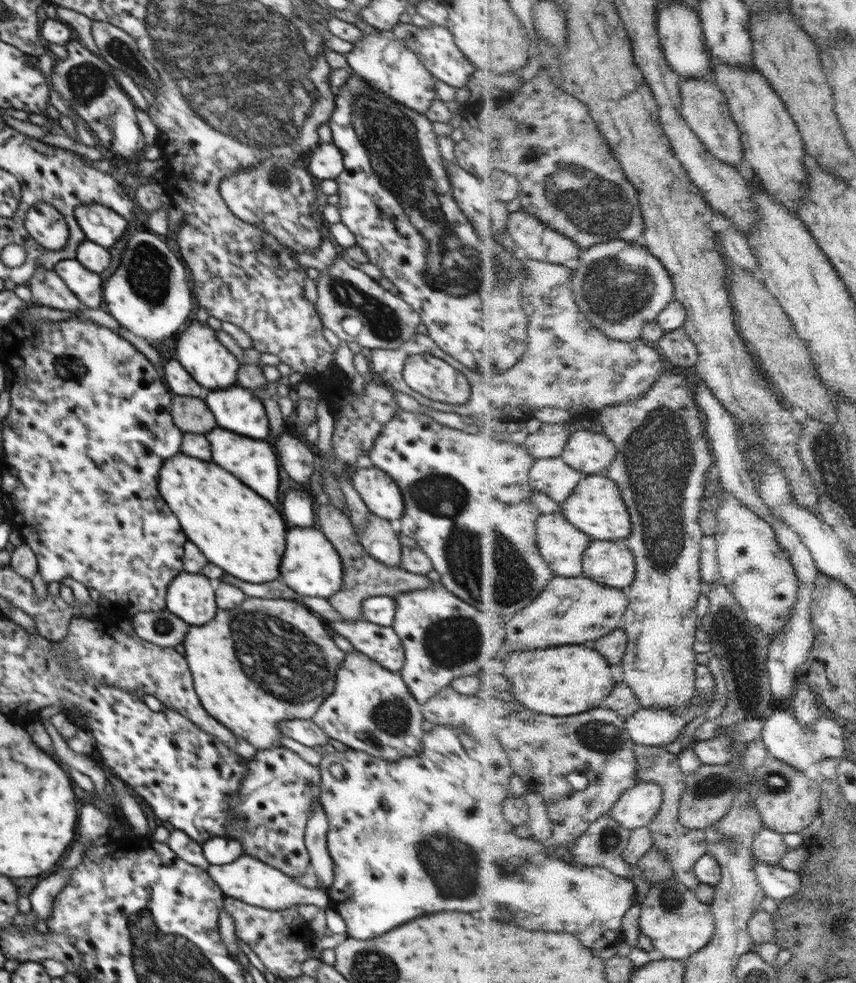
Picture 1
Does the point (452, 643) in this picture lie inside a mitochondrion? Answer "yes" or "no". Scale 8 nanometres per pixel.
yes

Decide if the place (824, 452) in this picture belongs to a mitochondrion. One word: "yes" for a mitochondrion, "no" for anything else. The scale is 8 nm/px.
yes

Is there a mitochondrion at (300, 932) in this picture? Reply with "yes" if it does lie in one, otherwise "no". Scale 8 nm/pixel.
no

